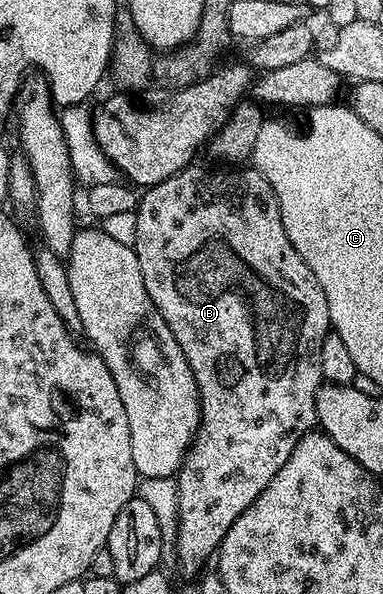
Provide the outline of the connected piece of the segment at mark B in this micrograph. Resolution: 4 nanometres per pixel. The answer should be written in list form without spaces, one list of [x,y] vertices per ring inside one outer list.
[[[190,165],[179,173],[167,177],[167,181],[159,181],[159,185],[148,188],[140,196],[136,207],[137,224],[135,225],[135,241],[132,243],[134,253],[139,257],[139,269],[143,273],[143,285],[147,289],[150,301],[159,309],[163,321],[167,321],[167,329],[179,341],[179,349],[183,349],[183,357],[191,365],[191,373],[195,377],[197,392],[201,398],[201,424],[197,426],[197,436],[181,470],[175,476],[175,486],[179,497],[179,517],[177,518],[177,567],[185,575],[202,574],[205,562],[216,556],[223,537],[231,525],[271,485],[271,477],[283,469],[287,457],[291,457],[291,449],[310,431],[318,426],[317,422],[317,390],[321,388],[321,342],[331,330],[327,297],[323,297],[323,289],[311,273],[307,261],[299,257],[295,245],[285,232],[283,216],[279,209],[279,201],[271,189],[271,185],[256,169],[250,171],[208,171],[205,167]]]

